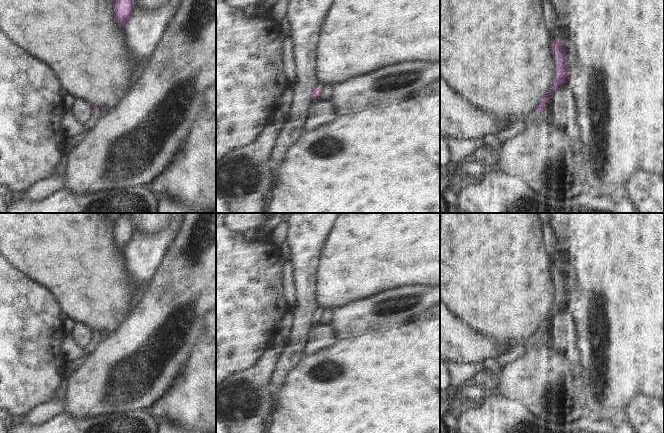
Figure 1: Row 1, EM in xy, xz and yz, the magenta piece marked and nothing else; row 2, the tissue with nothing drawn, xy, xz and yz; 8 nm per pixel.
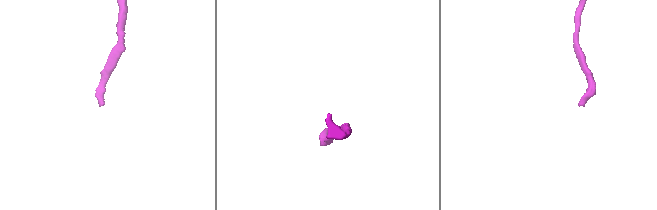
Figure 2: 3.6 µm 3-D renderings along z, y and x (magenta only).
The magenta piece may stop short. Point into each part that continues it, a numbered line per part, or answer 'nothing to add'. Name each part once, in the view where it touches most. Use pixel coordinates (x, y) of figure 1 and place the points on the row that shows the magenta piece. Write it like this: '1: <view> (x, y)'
1: yz (534, 116)

